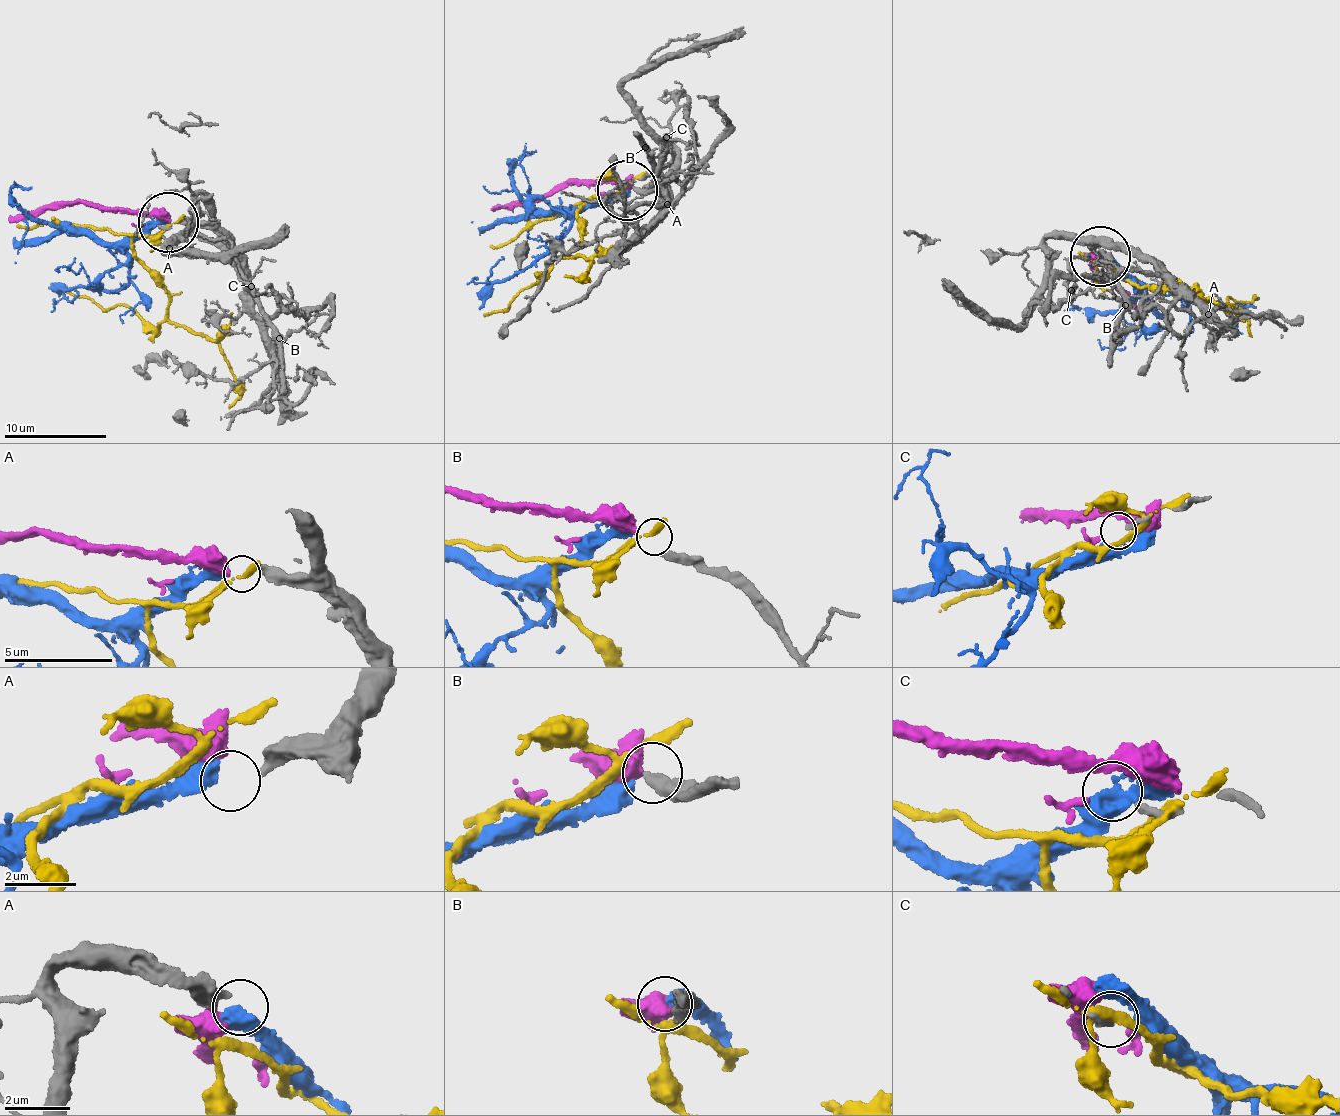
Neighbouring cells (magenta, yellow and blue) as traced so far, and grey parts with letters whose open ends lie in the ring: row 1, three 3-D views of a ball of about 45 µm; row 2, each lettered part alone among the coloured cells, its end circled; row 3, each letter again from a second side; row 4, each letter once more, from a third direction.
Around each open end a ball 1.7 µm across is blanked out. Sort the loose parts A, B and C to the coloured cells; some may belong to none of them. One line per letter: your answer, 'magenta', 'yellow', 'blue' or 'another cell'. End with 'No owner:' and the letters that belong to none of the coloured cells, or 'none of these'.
A: blue
B: magenta
C: another cell
No owner: C

